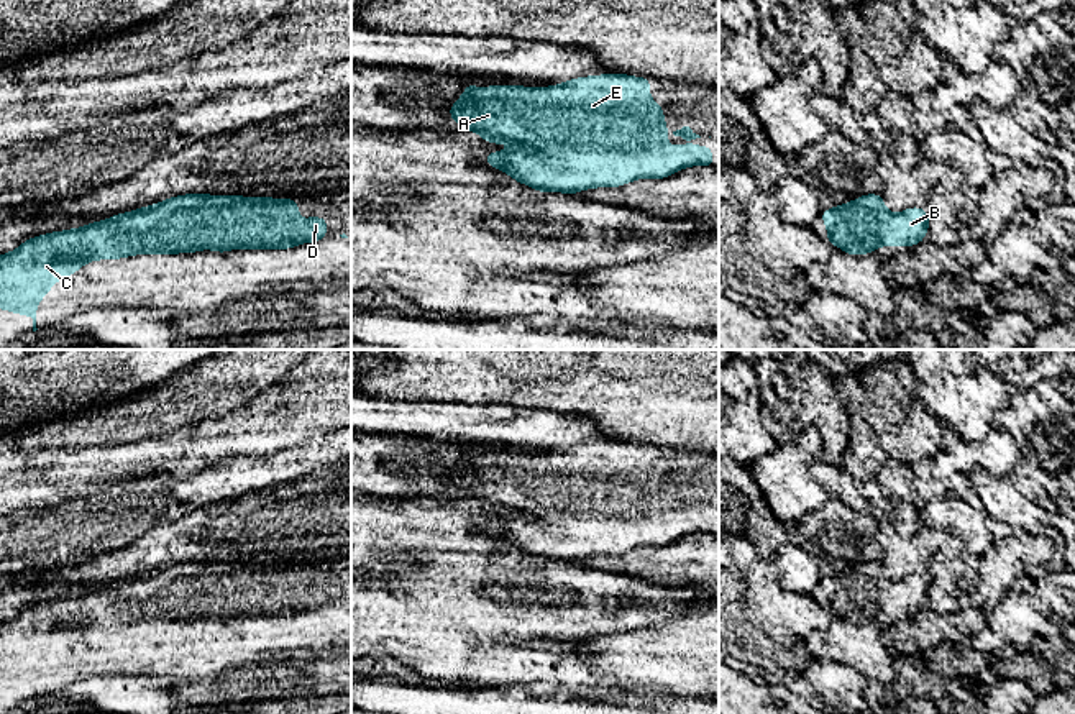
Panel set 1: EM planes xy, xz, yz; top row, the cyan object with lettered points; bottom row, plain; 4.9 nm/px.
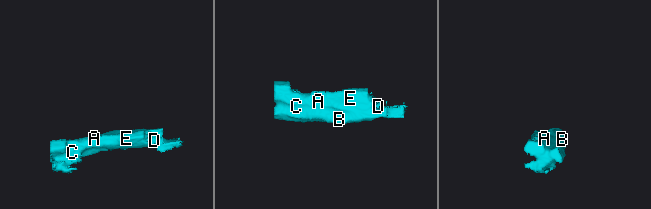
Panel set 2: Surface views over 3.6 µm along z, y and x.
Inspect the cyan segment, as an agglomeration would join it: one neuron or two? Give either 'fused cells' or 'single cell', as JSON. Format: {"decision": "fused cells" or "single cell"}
{"decision": "single cell"}

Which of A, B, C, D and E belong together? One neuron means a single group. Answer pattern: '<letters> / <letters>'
A B C D E

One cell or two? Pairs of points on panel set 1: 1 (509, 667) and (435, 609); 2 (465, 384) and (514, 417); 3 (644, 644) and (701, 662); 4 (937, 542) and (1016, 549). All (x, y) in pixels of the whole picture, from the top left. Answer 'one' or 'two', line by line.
1: one
2: two
3: one
4: two

